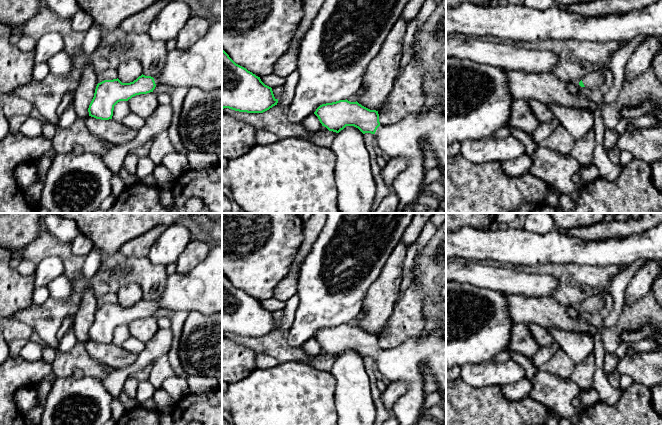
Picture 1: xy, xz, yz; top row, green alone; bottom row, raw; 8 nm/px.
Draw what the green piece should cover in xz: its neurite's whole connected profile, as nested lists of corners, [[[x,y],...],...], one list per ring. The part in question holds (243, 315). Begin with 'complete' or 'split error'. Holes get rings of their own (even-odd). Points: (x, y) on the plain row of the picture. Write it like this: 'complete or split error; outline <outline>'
complete; outline [[[222,273],[222,332],[239,336],[263,337],[277,329],[272,312],[265,309],[260,301],[236,288]]]

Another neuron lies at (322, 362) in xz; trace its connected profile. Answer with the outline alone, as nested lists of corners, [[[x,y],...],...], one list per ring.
[[[321,354],[312,360],[302,360],[301,362],[307,363],[312,367],[319,369],[321,371],[331,372],[335,360],[336,356]]]

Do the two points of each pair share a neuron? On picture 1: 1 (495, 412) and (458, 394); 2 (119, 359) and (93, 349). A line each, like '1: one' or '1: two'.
1: one
2: one

